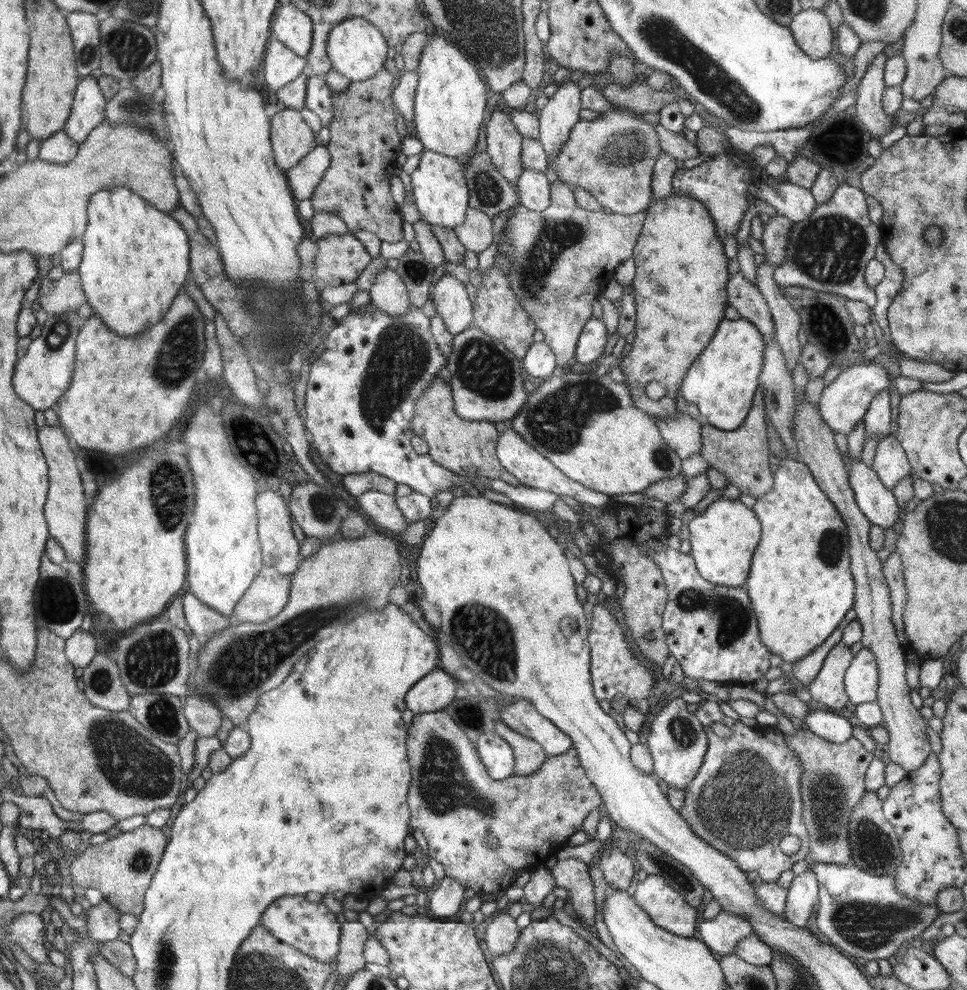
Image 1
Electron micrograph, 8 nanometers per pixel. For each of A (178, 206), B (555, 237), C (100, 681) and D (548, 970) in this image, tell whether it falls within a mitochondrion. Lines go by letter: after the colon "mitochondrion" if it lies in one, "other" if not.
A: other
B: mitochondrion
C: mitochondrion
D: mitochondrion

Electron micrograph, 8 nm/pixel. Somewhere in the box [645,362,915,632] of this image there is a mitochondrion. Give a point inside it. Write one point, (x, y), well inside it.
(830, 547)

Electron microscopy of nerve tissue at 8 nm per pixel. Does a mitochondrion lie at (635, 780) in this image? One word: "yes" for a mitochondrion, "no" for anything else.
no

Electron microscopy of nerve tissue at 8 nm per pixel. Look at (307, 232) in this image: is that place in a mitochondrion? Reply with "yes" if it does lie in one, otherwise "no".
no

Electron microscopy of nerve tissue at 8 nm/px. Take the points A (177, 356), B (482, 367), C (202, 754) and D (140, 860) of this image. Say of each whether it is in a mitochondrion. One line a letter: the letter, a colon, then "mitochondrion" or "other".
A: mitochondrion
B: mitochondrion
C: other
D: mitochondrion

